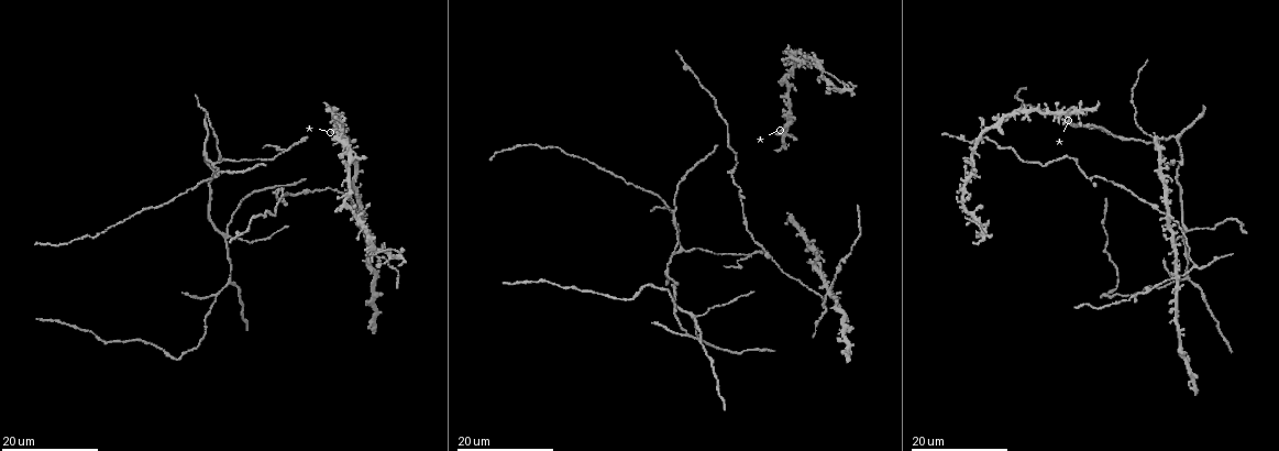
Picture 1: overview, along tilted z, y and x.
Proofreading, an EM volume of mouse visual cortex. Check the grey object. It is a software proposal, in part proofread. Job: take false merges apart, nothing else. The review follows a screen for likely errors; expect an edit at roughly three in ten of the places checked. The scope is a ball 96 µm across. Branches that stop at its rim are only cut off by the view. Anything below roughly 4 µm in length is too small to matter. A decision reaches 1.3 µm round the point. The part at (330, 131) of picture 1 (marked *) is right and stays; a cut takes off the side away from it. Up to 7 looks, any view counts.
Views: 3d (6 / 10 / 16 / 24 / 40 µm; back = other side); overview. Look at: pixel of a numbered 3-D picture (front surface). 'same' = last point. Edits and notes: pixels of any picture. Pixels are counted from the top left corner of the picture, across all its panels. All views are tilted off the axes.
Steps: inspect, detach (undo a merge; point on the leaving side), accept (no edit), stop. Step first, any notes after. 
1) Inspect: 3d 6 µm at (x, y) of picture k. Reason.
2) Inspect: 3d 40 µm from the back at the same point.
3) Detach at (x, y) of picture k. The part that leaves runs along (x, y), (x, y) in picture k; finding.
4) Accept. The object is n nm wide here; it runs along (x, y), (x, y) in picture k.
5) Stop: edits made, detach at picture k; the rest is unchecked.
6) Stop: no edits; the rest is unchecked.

Inspect: 3d 16 µm at (745, 259) of picture 1. Arms part here.

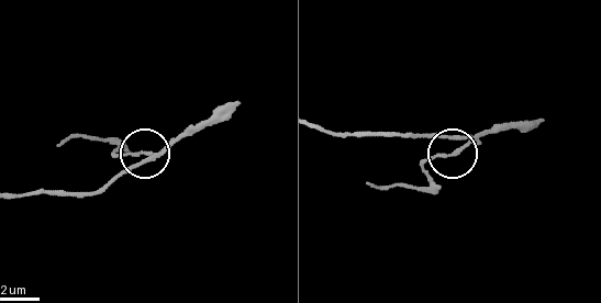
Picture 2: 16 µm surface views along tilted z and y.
Inspect: 3d 6 µm at (464, 147) of picture 2.

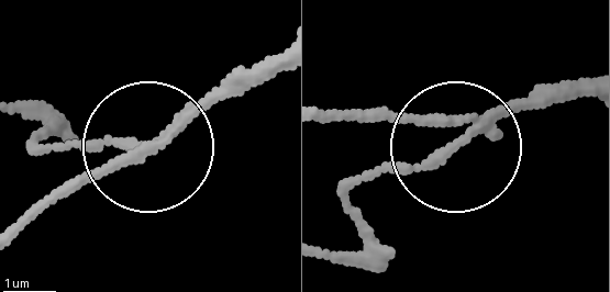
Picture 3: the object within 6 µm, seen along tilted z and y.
Detach at (121, 146) of picture 3. 3 arms meet here; the part that leaves runs along (174, 122), (58, 146), (14, 113) in picture 3; two neurons meet here.

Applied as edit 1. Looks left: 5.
Inspect: 3d 24 µm at (824, 307) of picture 1.

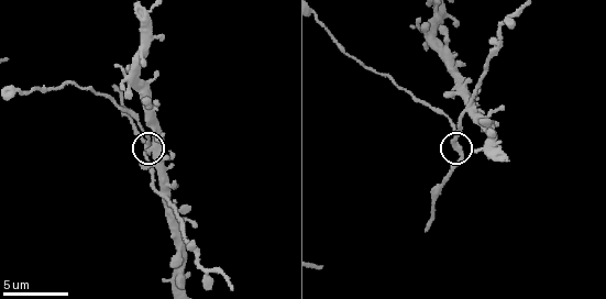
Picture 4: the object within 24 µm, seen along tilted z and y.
Inspect: 3d 6 µm at (149, 145) of picture 4.

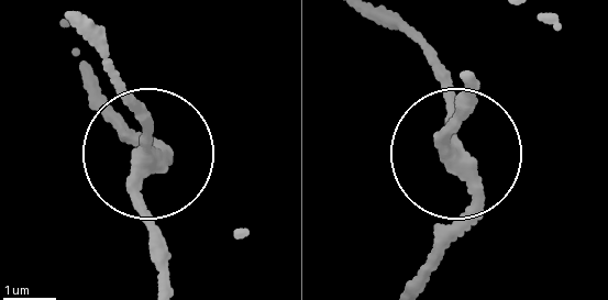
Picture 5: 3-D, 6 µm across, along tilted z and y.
Accept. 3 arms meet here; it runs along (169, 287), (137, 189), (158, 143), (114, 112) in picture 5; continuous, no second neuron.

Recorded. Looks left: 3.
Inspect: 3d 24 µm at (399, 256) of picture 1. Four or more arms meet.

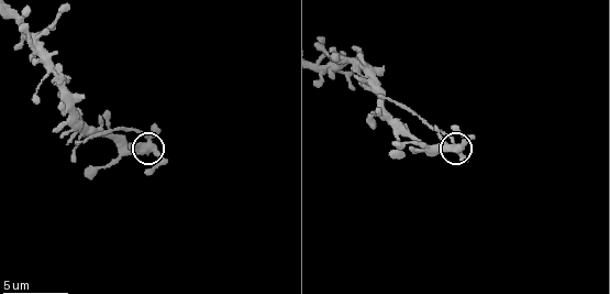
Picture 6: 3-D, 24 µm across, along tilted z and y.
Inspect: 3d 6 µm at (460, 149) of picture 6.

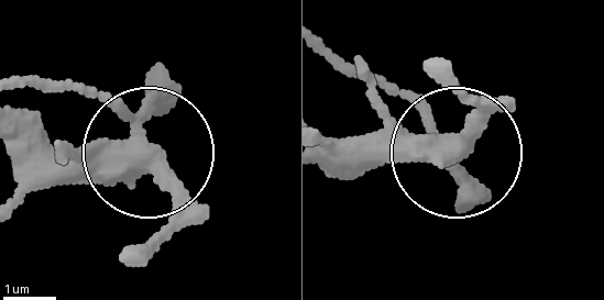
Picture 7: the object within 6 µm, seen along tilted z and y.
Detach at (179, 91) of picture 7. The object is 330 nm wide here; the part that leaves runs along (130, 120), (72, 88), (20, 85) in picture 7; a second neuron is stuck on.

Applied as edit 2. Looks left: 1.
Stop: edits made, detach at picture 3, detach at picture 7; the rest is unchecked.

